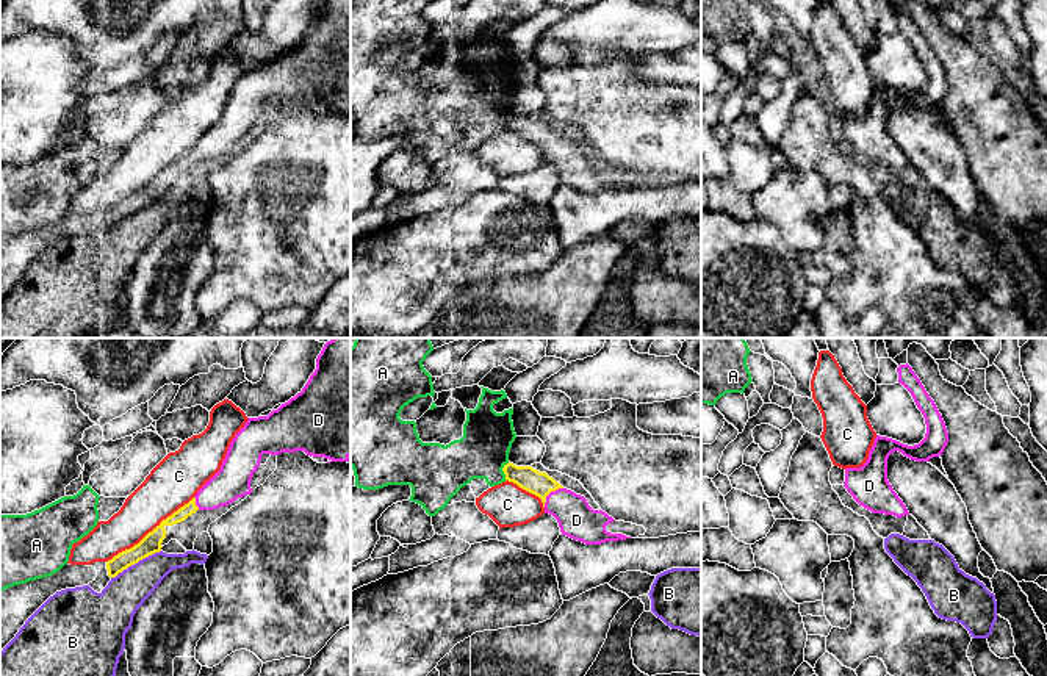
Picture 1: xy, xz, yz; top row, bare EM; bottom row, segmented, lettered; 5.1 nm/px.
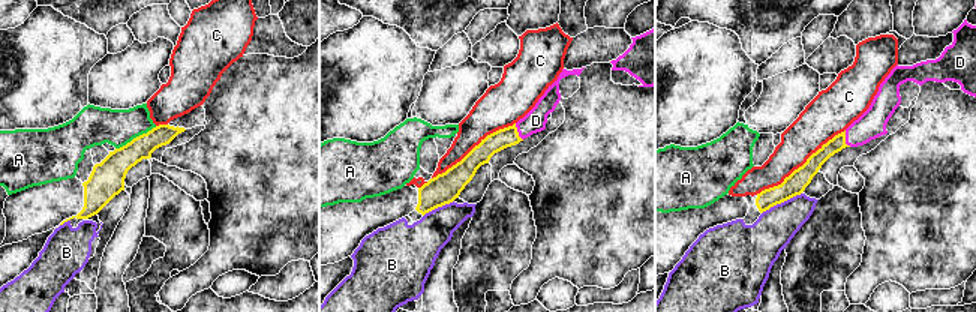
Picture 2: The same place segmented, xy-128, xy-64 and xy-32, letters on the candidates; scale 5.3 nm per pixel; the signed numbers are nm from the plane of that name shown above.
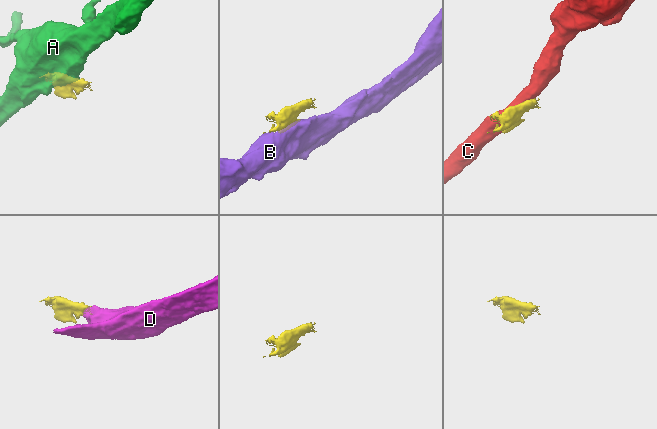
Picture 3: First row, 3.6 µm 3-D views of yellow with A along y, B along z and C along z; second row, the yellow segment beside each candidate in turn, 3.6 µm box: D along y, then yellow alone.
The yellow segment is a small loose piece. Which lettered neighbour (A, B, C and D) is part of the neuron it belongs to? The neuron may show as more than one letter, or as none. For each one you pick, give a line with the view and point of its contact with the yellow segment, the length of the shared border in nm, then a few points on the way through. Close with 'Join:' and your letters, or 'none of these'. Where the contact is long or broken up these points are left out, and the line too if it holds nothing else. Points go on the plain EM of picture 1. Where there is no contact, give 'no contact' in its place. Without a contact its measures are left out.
D: meets yellow in xz at (550, 141); contact 140 nm long; runs through xz (540, 133), (550, 141), (576, 169)
Join: D

